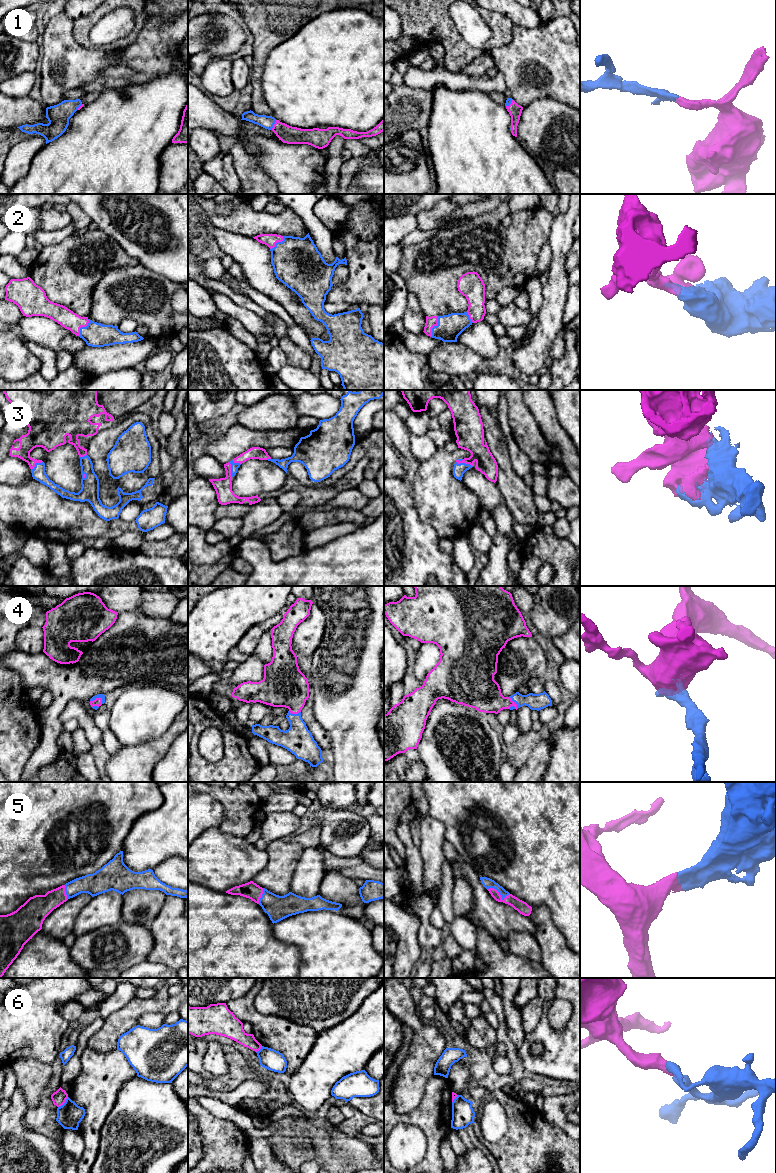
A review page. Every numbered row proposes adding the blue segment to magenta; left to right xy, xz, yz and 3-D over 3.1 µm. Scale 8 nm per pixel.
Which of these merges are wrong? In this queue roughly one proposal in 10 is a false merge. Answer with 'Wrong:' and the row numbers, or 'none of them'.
Wrong: 6

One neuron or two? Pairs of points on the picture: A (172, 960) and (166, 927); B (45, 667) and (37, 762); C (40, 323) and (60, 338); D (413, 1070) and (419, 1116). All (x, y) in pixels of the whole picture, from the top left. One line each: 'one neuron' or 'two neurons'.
A: one neuron
B: one neuron
C: one neuron
D: two neurons

